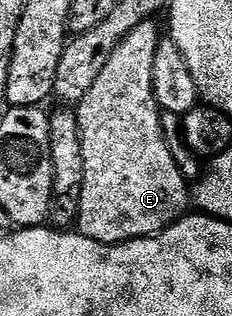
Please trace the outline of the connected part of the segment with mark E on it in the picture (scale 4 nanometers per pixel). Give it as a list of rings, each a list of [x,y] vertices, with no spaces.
[[[153,18],[144,20],[143,23],[139,26],[135,26],[135,28],[119,42],[119,46],[115,46],[115,54],[111,54],[111,58],[107,58],[107,66],[103,66],[103,71],[99,74],[99,78],[95,78],[95,86],[91,86],[91,90],[87,90],[87,94],[75,108],[77,121],[79,122],[81,145],[83,146],[83,186],[81,187],[81,197],[79,198],[76,227],[79,229],[81,235],[91,238],[95,242],[103,242],[104,244],[125,244],[128,240],[157,236],[160,232],[170,228],[175,221],[180,220],[182,216],[186,215],[188,208],[185,207],[191,204],[190,185],[187,183],[185,175],[179,170],[175,158],[171,158],[171,150],[167,150],[167,142],[165,141],[163,126],[161,125],[162,111],[158,108],[155,98],[153,97],[151,70],[155,64],[157,43],[163,38],[162,33],[157,33],[157,22],[158,21]]]

